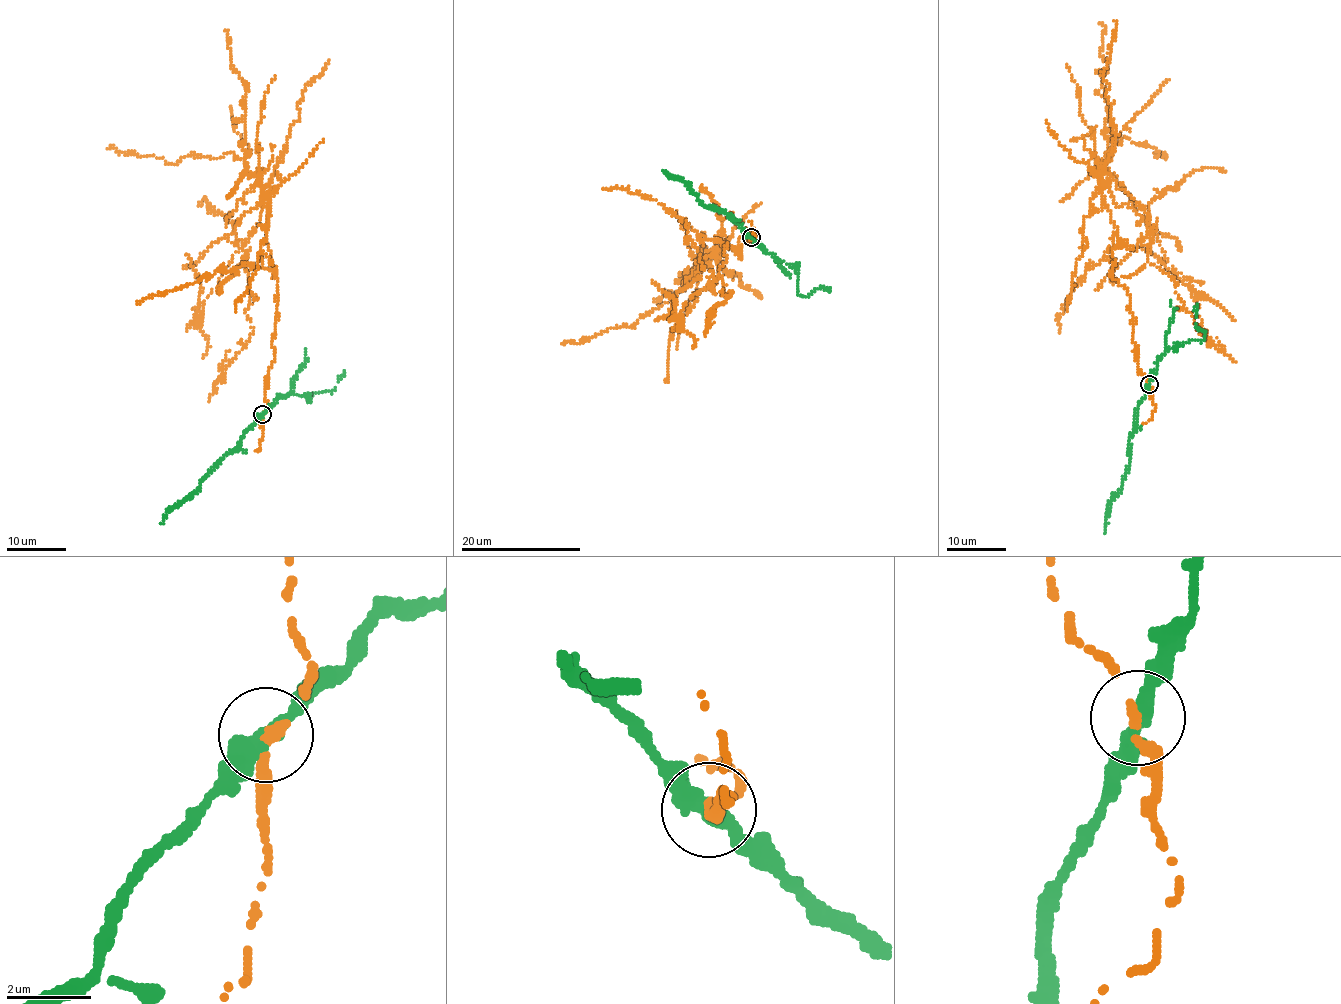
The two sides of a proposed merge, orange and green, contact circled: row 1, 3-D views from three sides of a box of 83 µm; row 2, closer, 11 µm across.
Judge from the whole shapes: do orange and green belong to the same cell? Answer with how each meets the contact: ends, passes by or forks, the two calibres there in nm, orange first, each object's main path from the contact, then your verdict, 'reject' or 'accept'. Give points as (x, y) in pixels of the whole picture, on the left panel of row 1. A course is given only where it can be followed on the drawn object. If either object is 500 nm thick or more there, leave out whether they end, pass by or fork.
orange passes by; green passes by; 240 nm thick on the orange side, 360 nm on the other; orange runs (262, 414), (278, 294), (264, 191), (260, 220), (241, 249), (252, 333), (208, 400); green runs (262, 414), (240, 445), (201, 482), (201, 486), (167, 513), (161, 523); reject

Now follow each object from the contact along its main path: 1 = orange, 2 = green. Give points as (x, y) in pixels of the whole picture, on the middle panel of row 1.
1: (751, 237), (715, 249), (719, 273), (706, 284), (718, 272), (732, 293), (704, 335)
2: (751, 237), (719, 208), (702, 203), (683, 181), (663, 171)

